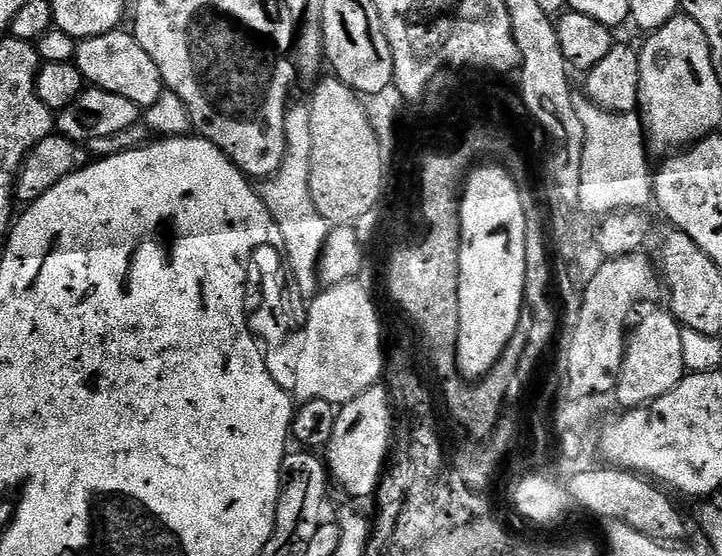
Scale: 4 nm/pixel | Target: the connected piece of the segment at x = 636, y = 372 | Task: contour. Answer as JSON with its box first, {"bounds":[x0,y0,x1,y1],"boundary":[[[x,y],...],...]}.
{"bounds":[615,311,686,410],"boundary":[[[671,311],[652,312],[649,316],[644,316],[640,320],[640,325],[631,329],[628,338],[628,351],[625,353],[624,369],[621,370],[616,381],[615,399],[620,399],[621,409],[631,410],[633,408],[643,408],[654,403],[662,394],[674,390],[678,382],[683,380],[686,369],[682,354],[682,325]]]}

